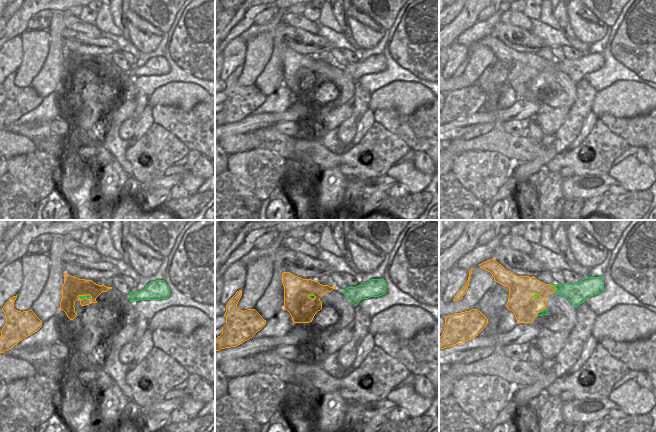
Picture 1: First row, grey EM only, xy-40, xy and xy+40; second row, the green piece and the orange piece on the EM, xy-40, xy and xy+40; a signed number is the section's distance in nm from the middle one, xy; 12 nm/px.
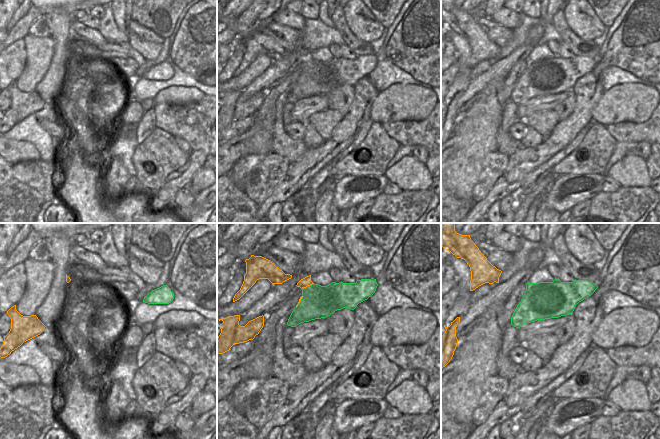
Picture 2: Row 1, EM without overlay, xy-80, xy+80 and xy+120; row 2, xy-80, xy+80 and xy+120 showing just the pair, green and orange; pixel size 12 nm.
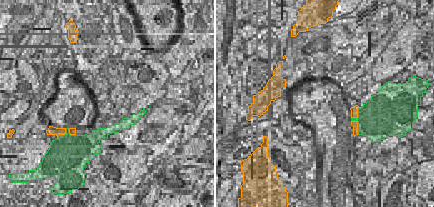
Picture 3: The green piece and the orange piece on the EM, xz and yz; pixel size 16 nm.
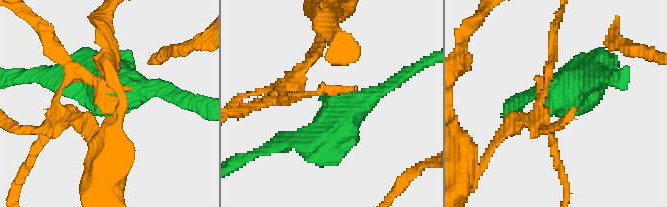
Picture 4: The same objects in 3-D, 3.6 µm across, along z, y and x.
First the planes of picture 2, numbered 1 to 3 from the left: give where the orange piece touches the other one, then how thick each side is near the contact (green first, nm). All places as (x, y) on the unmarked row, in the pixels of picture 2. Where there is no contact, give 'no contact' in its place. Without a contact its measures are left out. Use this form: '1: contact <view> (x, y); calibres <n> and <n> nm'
1: no contact
2: contact xy+80 (307, 62); calibres 400 and 120 nm
3: no contact

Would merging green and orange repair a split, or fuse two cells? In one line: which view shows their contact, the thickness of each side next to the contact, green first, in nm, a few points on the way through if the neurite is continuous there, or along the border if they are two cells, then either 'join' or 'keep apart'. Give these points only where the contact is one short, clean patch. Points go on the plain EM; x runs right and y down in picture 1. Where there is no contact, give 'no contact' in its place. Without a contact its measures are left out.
contact in xy+40; calibres 220 and 190 nm; keep apart

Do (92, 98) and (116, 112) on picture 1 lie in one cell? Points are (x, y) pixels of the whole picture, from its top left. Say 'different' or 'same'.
different

